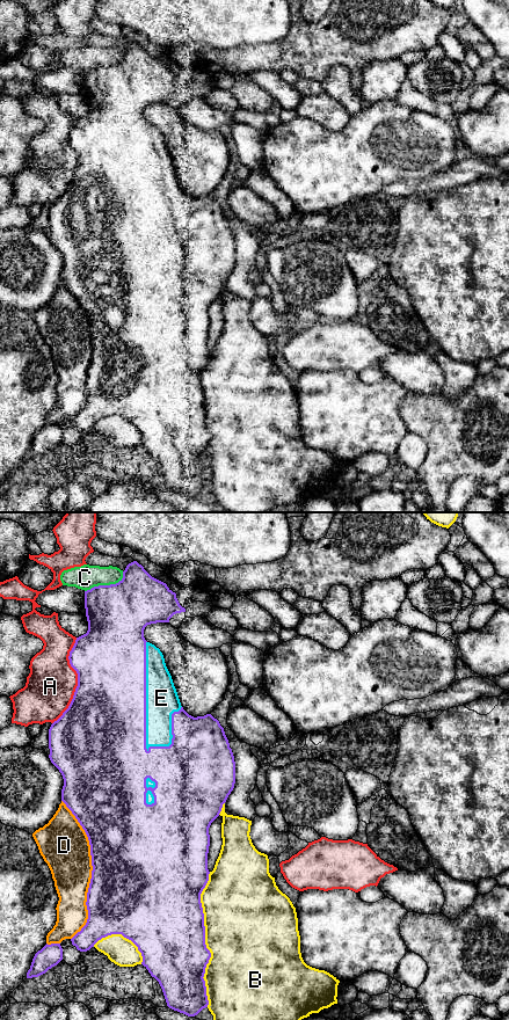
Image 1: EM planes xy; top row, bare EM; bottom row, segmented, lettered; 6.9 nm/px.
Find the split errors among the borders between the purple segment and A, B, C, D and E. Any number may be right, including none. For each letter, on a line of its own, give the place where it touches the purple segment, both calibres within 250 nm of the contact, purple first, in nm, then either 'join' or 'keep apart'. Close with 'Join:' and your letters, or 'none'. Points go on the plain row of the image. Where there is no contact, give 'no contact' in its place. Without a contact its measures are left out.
A: xy (78, 161) | 480/340 nm | keep apart
B: xy (204, 420) | 480/480 nm | keep apart
C: xy (106, 66) | 420/170 nm | keep apart
D: xy (93, 350) | 500/340 nm | keep apart
E: xy (145, 177) | 500/220 nm | join
Join: E

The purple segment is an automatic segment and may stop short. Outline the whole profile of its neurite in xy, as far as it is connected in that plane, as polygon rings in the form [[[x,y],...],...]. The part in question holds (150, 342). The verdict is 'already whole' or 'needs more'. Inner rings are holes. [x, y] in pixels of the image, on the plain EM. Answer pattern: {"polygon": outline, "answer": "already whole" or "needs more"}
{"polygon": [[[133,42],[126,46],[123,52],[123,59],[118,64],[99,66],[85,72],[85,89],[88,111],[86,115],[77,118],[68,137],[71,147],[78,154],[78,167],[68,189],[49,210],[49,239],[64,260],[61,282],[75,297],[88,318],[93,347],[86,382],[88,400],[86,406],[71,422],[78,431],[87,432],[102,418],[111,415],[122,415],[138,428],[143,437],[141,445],[159,462],[167,487],[188,497],[195,497],[209,486],[203,458],[211,434],[205,425],[204,394],[201,384],[201,374],[209,362],[210,355],[208,350],[209,308],[219,297],[223,285],[234,269],[234,236],[224,209],[217,199],[211,195],[194,198],[183,190],[162,133],[144,118],[144,110],[147,105],[169,103],[169,100],[174,95],[186,93],[186,89],[180,86],[176,74],[166,64],[152,58],[141,45]]], "answer": "needs more"}

